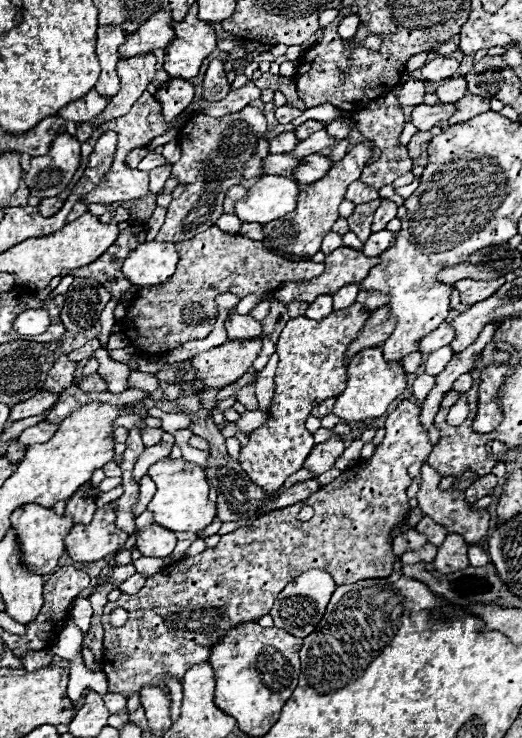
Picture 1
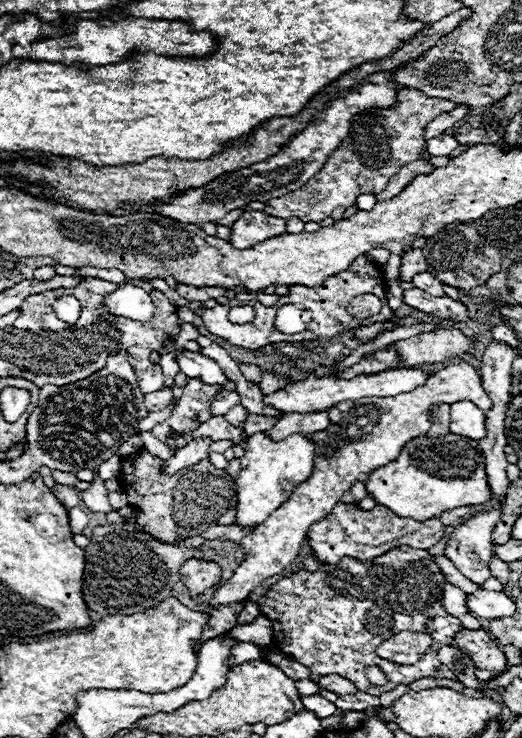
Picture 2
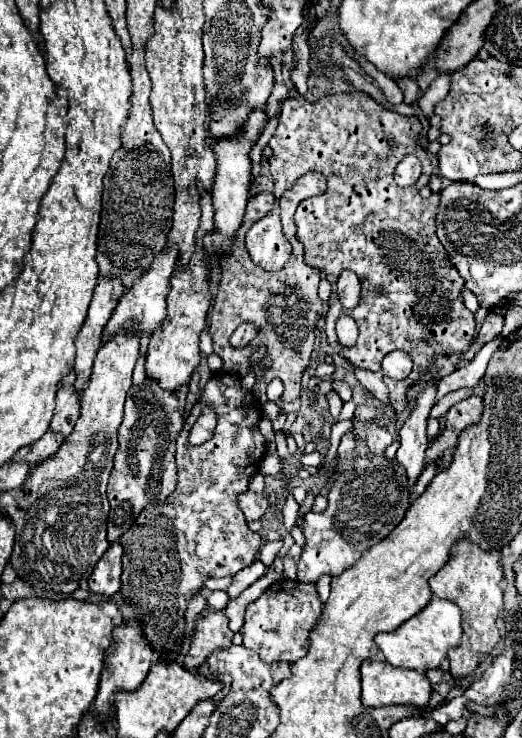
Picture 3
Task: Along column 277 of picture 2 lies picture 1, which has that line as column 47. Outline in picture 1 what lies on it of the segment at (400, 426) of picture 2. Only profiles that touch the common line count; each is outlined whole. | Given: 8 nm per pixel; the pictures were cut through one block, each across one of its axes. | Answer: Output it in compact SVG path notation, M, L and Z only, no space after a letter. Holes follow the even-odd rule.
M28 504L28 506L20 506L12 512L12 528L16 530L18 534L18 548L22 552L22 564L40 574L40 576L46 576L46 574L52 574L54 568L58 566L58 560L60 556L64 554L64 538L68 536L70 528L72 528L72 518L70 516L58 516L54 510L48 510L48 508L42 508L38 504Z

